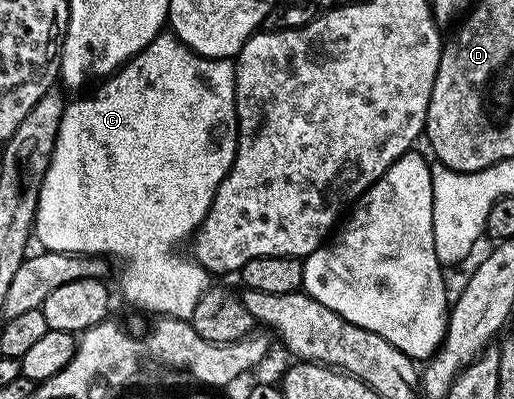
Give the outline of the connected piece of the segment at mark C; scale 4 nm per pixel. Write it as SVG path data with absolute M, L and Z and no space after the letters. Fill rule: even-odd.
M163 32L152 40L152 44L144 47L135 58L129 58L103 82L106 83L91 98L78 98L74 103L70 102L62 113L54 151L38 193L38 211L34 217L33 237L36 242L39 242L42 250L69 254L97 254L109 256L111 259L123 258L132 269L138 270L138 294L131 296L132 305L139 306L142 310L151 310L154 316L189 320L196 312L196 304L200 304L200 296L204 296L204 292L211 289L212 278L201 268L190 270L191 259L187 255L186 259L178 251L178 245L185 238L187 241L198 229L198 225L204 220L212 204L218 186L225 180L226 173L230 171L230 166L234 162L234 153L238 147L238 117L234 103L234 62L224 58L202 58L196 52L186 49L186 45L179 38L169 32Z

